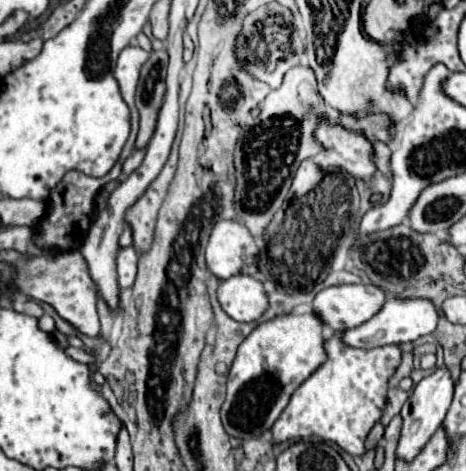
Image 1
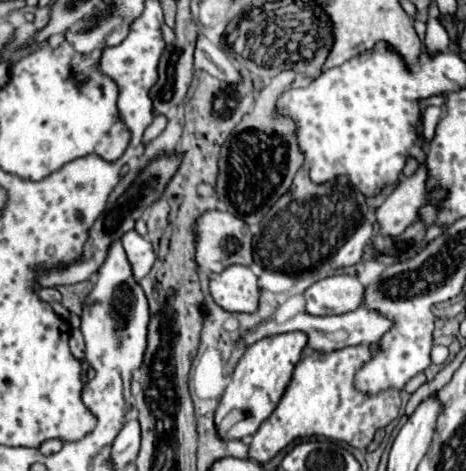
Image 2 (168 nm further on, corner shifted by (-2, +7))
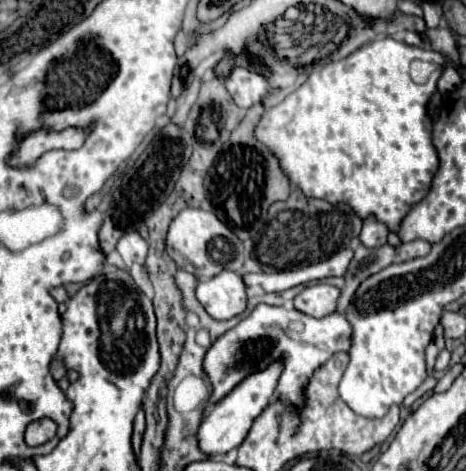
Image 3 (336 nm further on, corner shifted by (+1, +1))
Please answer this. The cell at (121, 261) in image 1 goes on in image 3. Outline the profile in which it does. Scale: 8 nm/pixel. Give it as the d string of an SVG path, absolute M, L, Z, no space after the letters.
M128 232L118 240L116 250L120 252L120 256L122 256L126 266L130 266L134 262L136 264L144 264L146 262L146 254L148 254L148 244L138 232Z

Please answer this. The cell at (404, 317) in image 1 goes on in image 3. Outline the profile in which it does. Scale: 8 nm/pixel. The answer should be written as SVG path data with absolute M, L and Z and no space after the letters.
M258 304L250 316L240 320L234 328L224 332L204 356L204 372L212 384L212 394L208 406L220 402L228 396L238 382L254 372L266 370L272 362L282 362L284 370L276 386L276 398L288 408L300 410L306 402L306 386L316 368L320 368L332 354L346 352L350 346L350 326L348 320L334 312L324 318L312 318L298 310L286 310L282 306Z

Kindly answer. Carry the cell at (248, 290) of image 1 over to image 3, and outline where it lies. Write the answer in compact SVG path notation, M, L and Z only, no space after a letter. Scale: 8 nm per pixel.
M222 270L196 286L196 298L216 320L230 320L246 310L246 286L240 274Z

